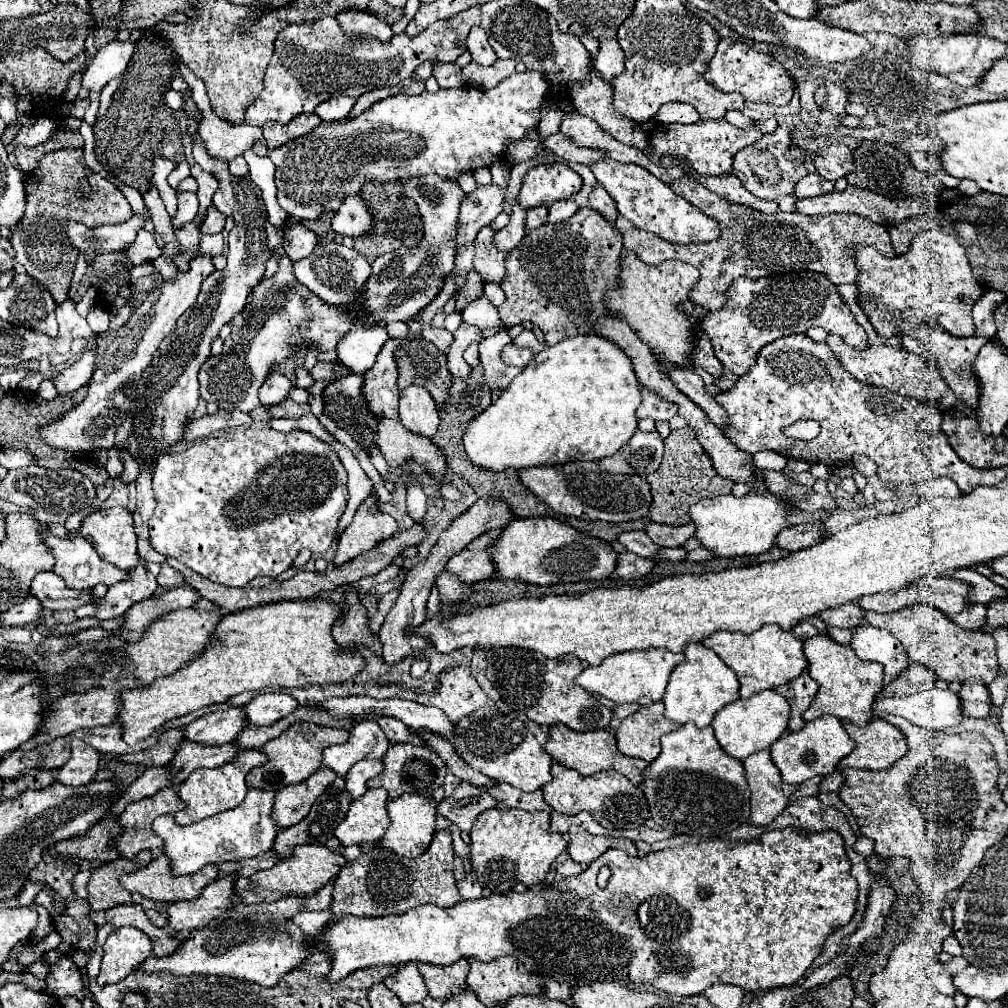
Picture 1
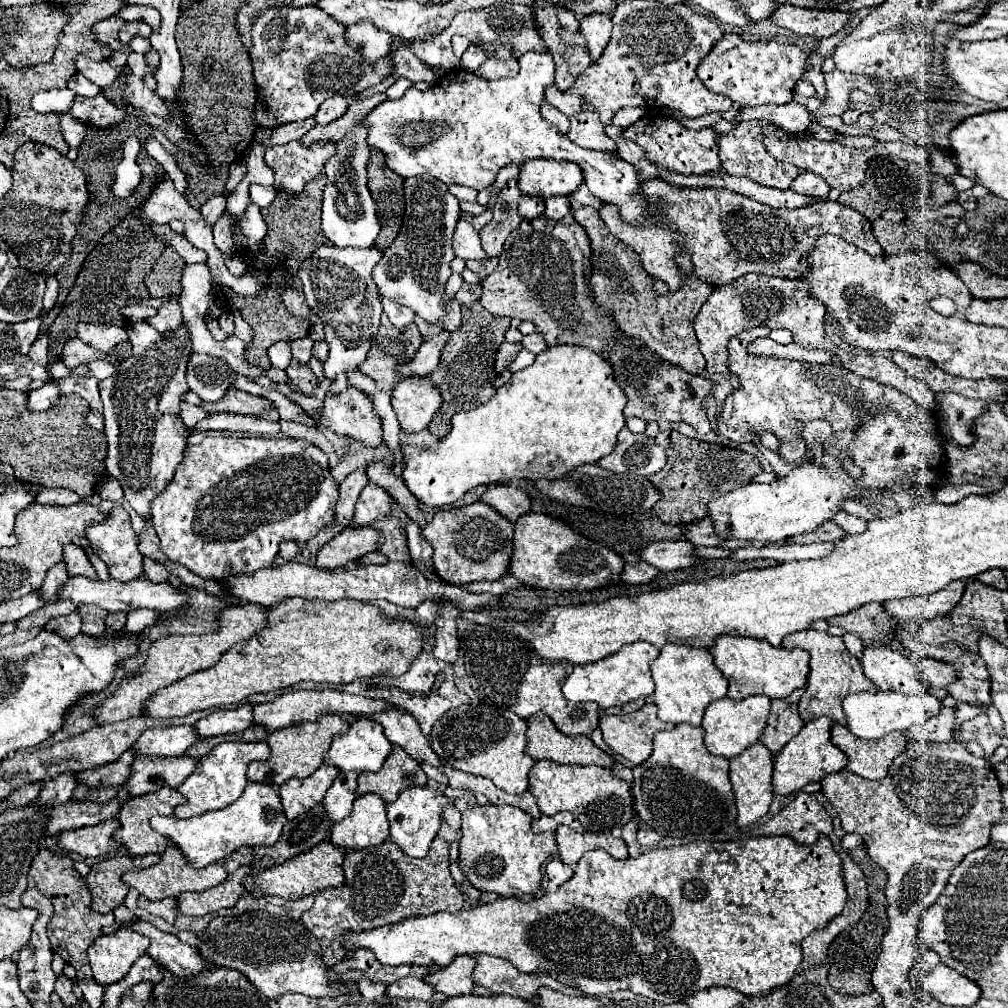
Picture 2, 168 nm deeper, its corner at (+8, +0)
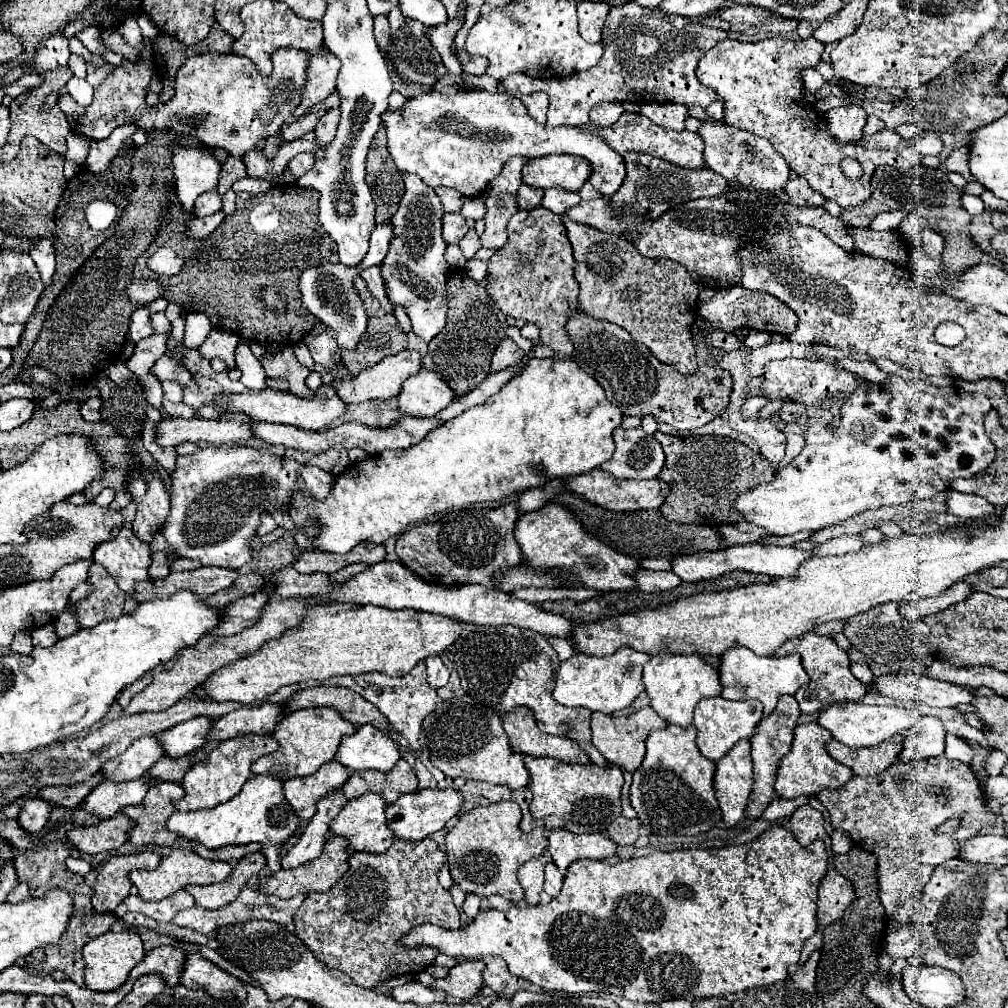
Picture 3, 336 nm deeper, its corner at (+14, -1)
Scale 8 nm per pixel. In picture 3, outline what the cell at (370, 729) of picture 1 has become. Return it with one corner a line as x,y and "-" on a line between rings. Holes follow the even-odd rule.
359,726
353,736
345,736
335,760
349,770
379,770
389,772
401,758
399,744
375,726

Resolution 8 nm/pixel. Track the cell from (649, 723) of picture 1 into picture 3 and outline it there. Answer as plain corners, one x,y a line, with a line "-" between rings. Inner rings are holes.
643,708
635,714
629,714
629,716
621,716
621,718
615,718
615,716
607,716
607,714
601,714
601,712
593,712
593,718
591,718
591,732
593,732
593,746
601,752
601,756
611,762
611,764
617,764
619,768
627,770
627,772
635,772
641,762
643,762
643,756
645,756
645,738
649,736
651,730
657,730
657,728
665,728
667,722
663,718
659,718
655,714
653,708

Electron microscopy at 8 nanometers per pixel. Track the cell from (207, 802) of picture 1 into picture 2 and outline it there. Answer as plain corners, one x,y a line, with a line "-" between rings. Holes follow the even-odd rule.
265,741
259,743
219,743
209,755
201,757
197,769
183,781
183,785
177,789
187,801
175,809
175,817
189,819
195,815
203,815
207,811
223,809
239,799
247,785
247,765
255,759
267,759
269,757
269,745

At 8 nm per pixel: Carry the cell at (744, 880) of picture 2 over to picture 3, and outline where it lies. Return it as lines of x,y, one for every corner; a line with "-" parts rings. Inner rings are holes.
773,824
763,836
755,838
749,844
741,846
727,846
717,850
675,850
675,852
653,852
649,856
621,860
621,862
601,862
601,860
577,860
569,866
561,894
553,898
549,904
537,904
537,906
511,906
507,912
497,910
483,910
477,914
477,918
459,928
459,930
443,930
433,924
421,924
413,928
405,938
403,946
435,946
439,952
455,956
455,958
467,958
477,960
483,956
501,956
509,972
525,978
543,990
563,990
571,994
585,994
585,992
605,992
613,996
623,996
633,1002
663,1002
663,1000
697,1000
697,998
711,998
711,996
723,996
739,990
749,990
755,986
767,986
775,982
783,982
787,978
787,972
791,966
799,962
801,948
807,938
811,938
817,930
817,888
823,876
827,874
827,852
825,844
821,840
815,840
809,846
801,846
789,830
783,826

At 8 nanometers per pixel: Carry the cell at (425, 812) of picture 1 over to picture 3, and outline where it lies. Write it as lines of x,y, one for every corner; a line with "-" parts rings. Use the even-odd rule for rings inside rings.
445,788
445,790
419,790
413,794
403,794
397,802
387,806
387,824
395,832
397,838
407,838
407,840
423,840
425,836
443,830
445,824
461,810
463,796
455,788

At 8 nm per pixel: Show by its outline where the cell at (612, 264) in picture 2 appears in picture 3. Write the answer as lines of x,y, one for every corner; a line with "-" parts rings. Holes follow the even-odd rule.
563,218
567,236
573,246
575,256
575,278
579,282
579,308
597,320
609,320
623,330
627,330
637,342
645,344
653,356
661,362
669,362
681,374
693,374
697,370
695,348
691,342
691,324
697,316
697,284
691,280
687,270
677,262
659,258
645,258
637,252
637,248
621,236
601,232
587,224
577,224
569,218

